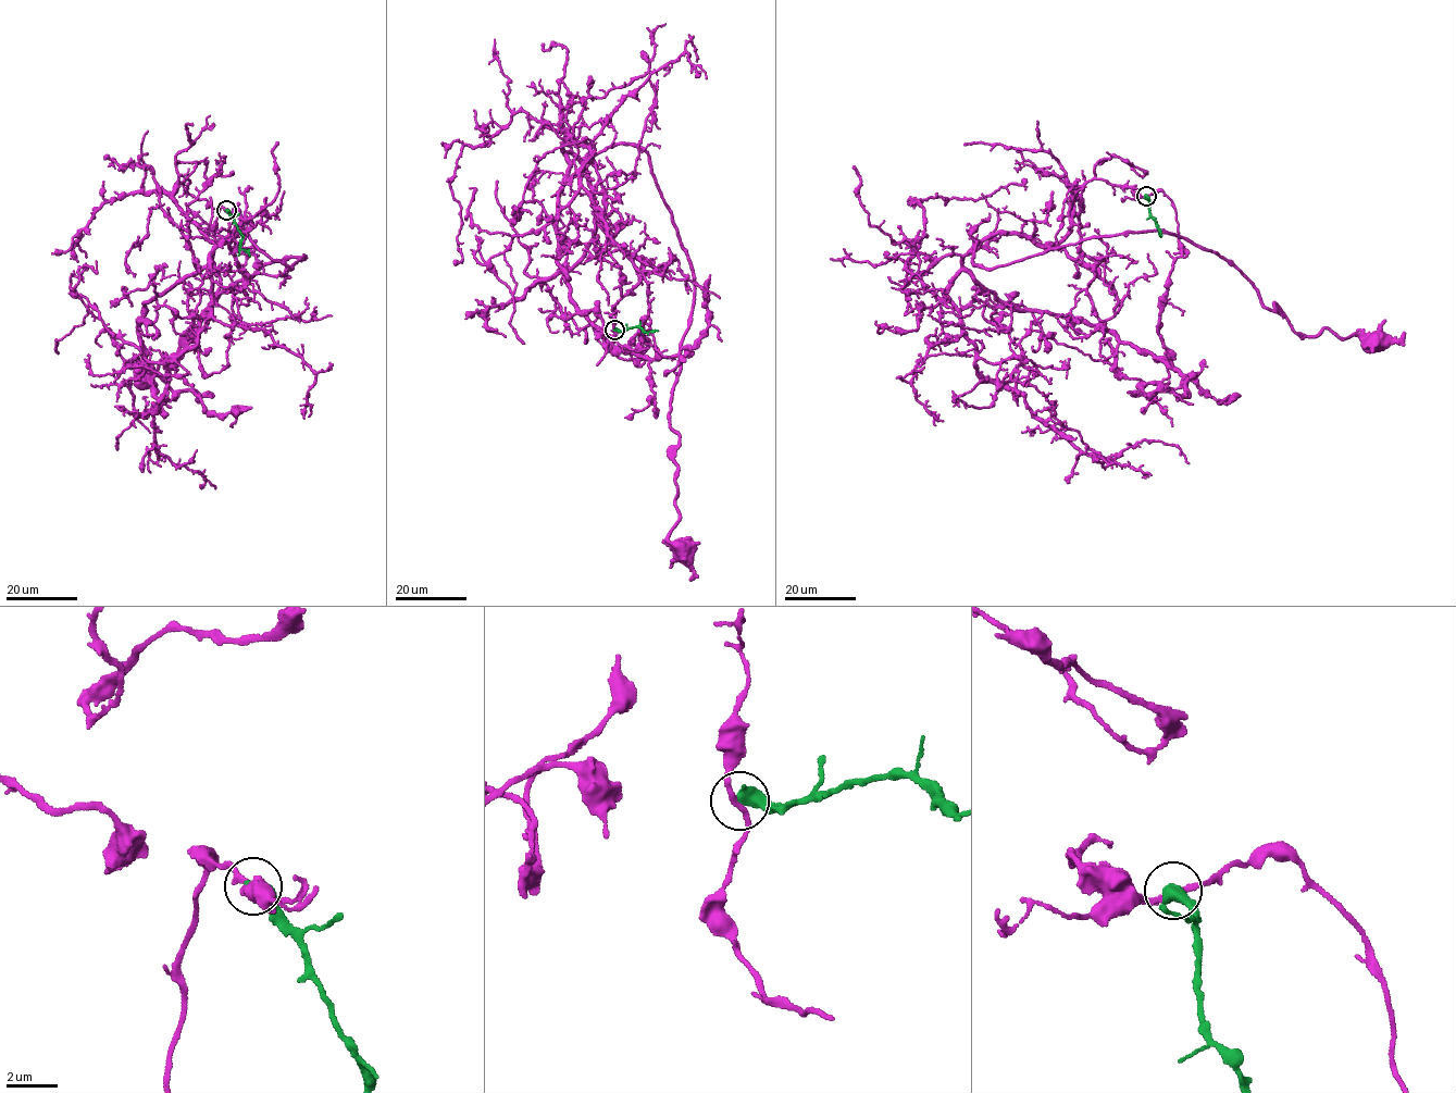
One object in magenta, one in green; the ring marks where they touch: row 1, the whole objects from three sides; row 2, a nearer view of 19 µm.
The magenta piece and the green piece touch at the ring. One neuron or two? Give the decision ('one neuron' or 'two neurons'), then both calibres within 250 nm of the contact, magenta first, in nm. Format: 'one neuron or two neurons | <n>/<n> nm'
two neurons | 220/600 nm

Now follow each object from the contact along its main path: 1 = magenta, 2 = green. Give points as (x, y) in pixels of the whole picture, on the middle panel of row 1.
1: (614, 330), (643, 358), (575, 307), (556, 218), (565, 152), (631, 144), (694, 280), (684, 549)
2: (614, 330), (637, 326), (646, 332), (658, 331)

